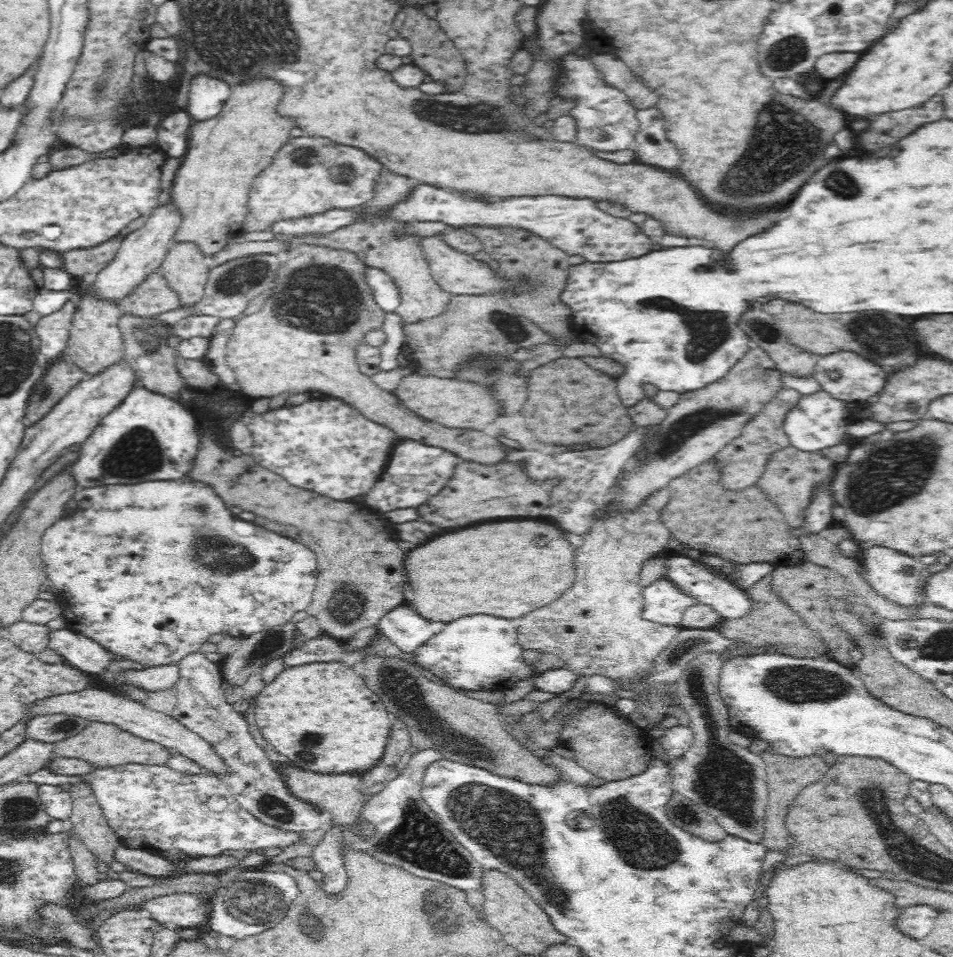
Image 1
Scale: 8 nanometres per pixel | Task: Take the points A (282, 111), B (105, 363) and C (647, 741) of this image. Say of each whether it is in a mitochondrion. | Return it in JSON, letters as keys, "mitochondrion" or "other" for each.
{"A":"other","B":"other","C":"other"}

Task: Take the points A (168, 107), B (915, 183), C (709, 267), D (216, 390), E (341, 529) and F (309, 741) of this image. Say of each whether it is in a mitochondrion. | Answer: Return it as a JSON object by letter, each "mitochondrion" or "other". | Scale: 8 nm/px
{"A":"other","B":"other","C":"other","D":"other","E":"other","F":"mitochondrion"}

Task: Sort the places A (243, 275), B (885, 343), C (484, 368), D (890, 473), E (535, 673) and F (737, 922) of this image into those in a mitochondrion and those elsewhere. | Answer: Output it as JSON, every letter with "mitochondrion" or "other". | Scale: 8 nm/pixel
{"A":"mitochondrion","B":"mitochondrion","C":"mitochondrion","D":"mitochondrion","E":"other","F":"other"}

